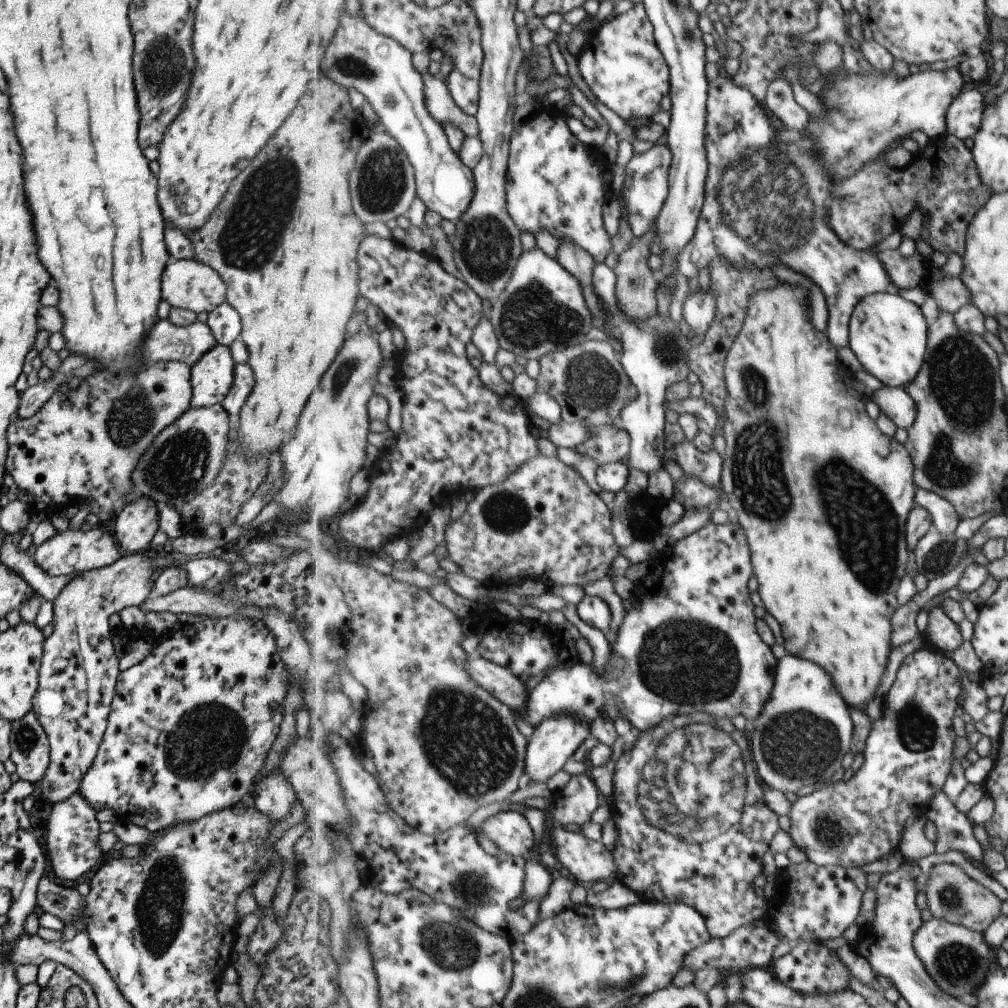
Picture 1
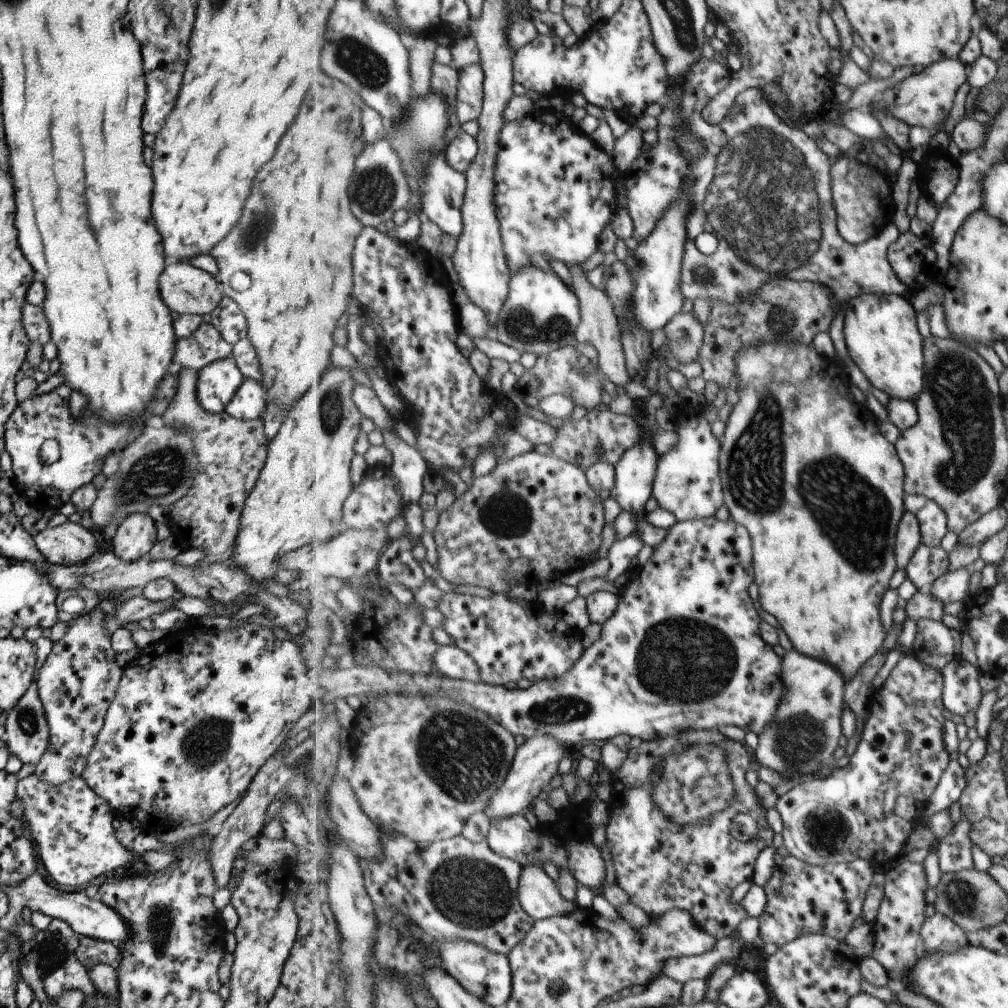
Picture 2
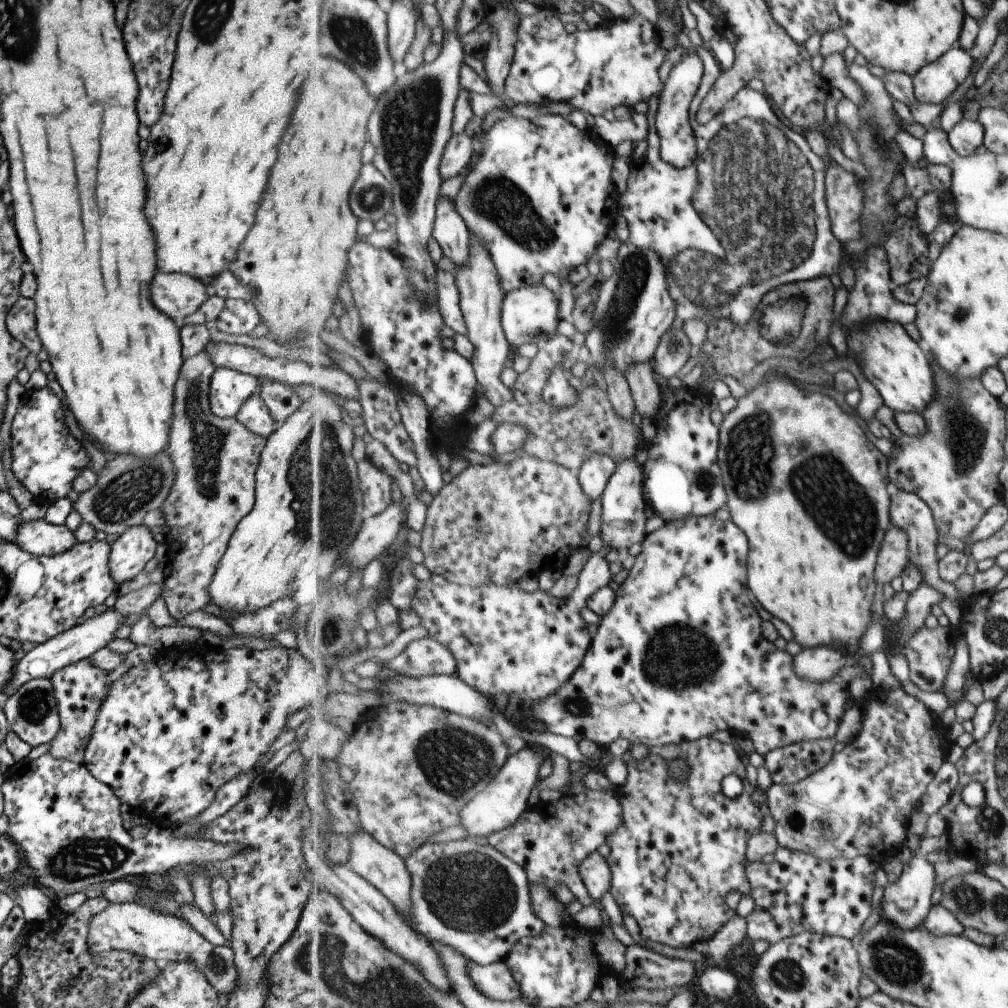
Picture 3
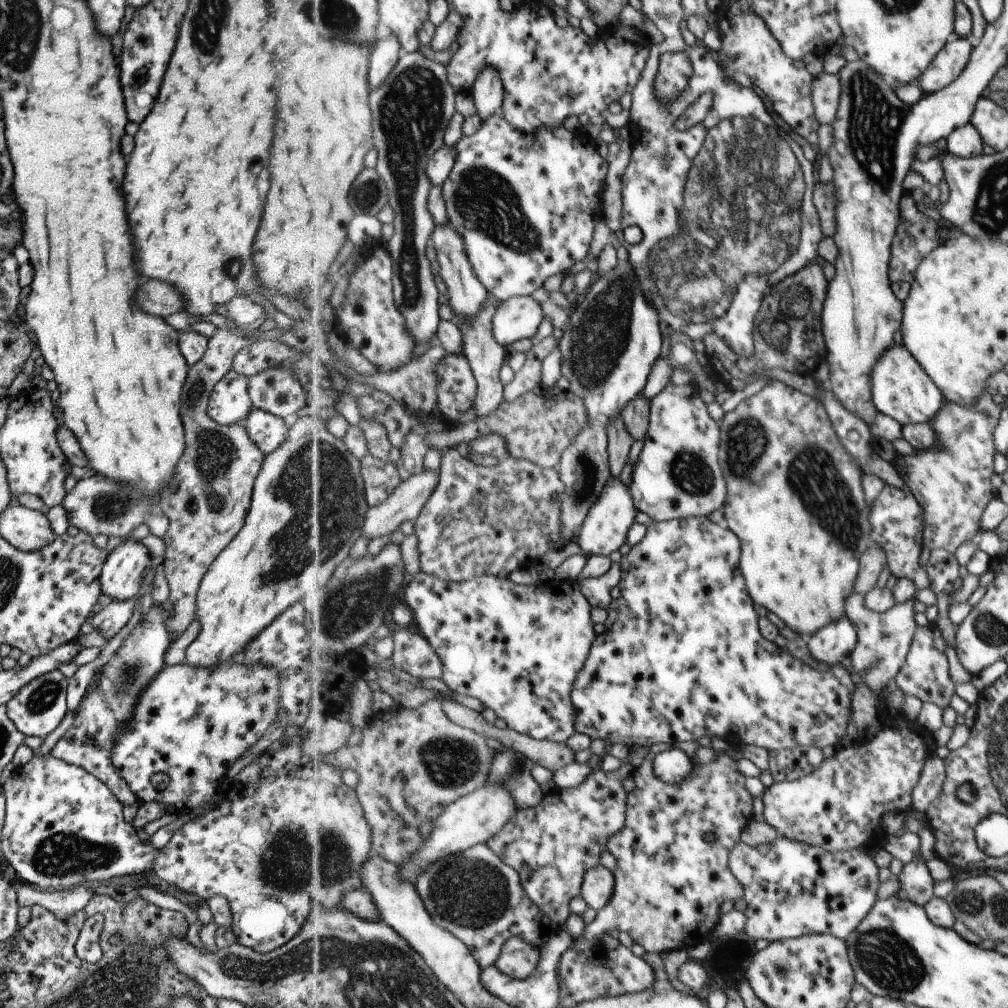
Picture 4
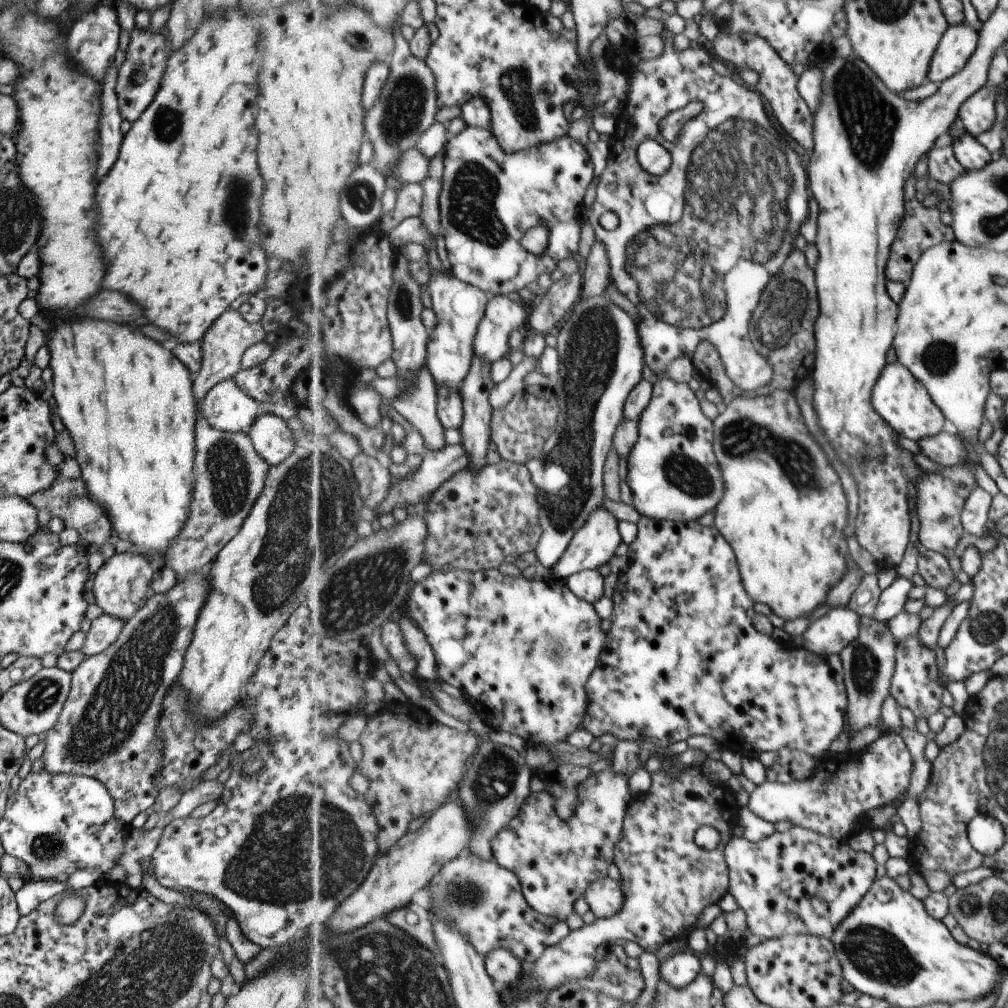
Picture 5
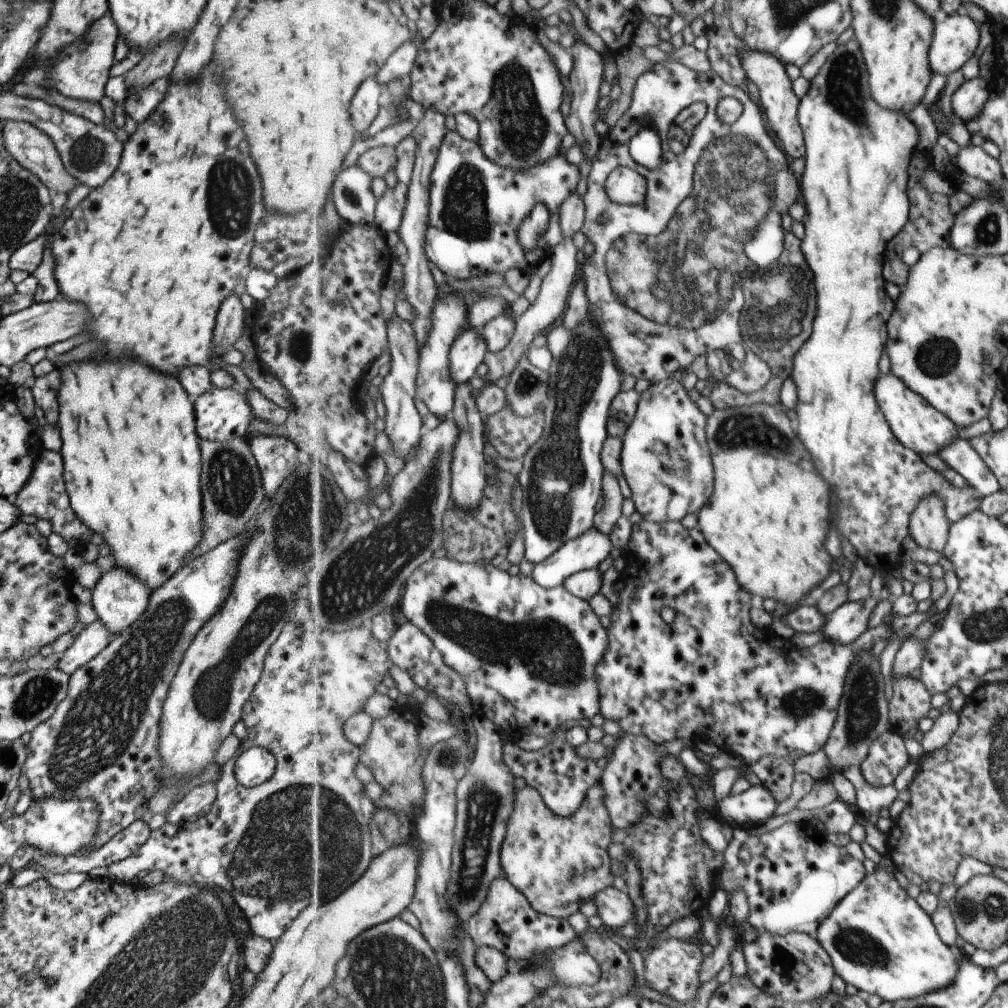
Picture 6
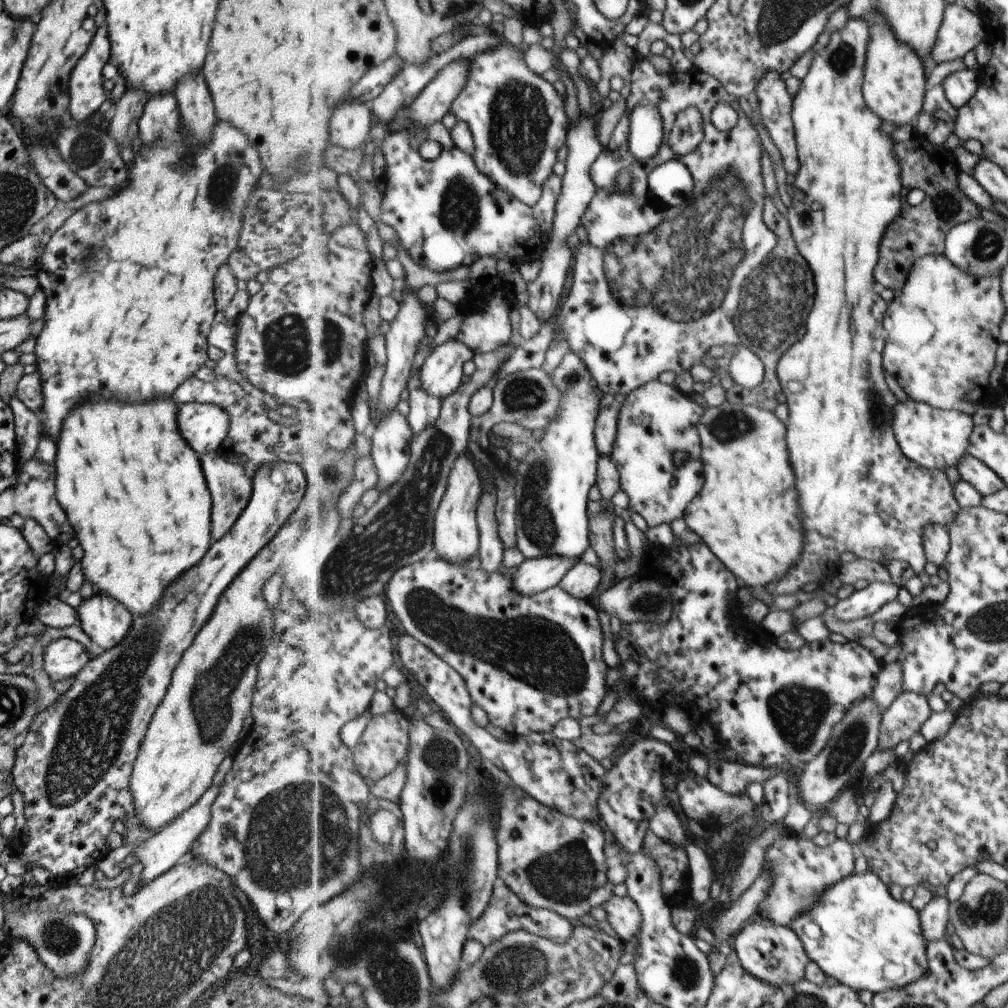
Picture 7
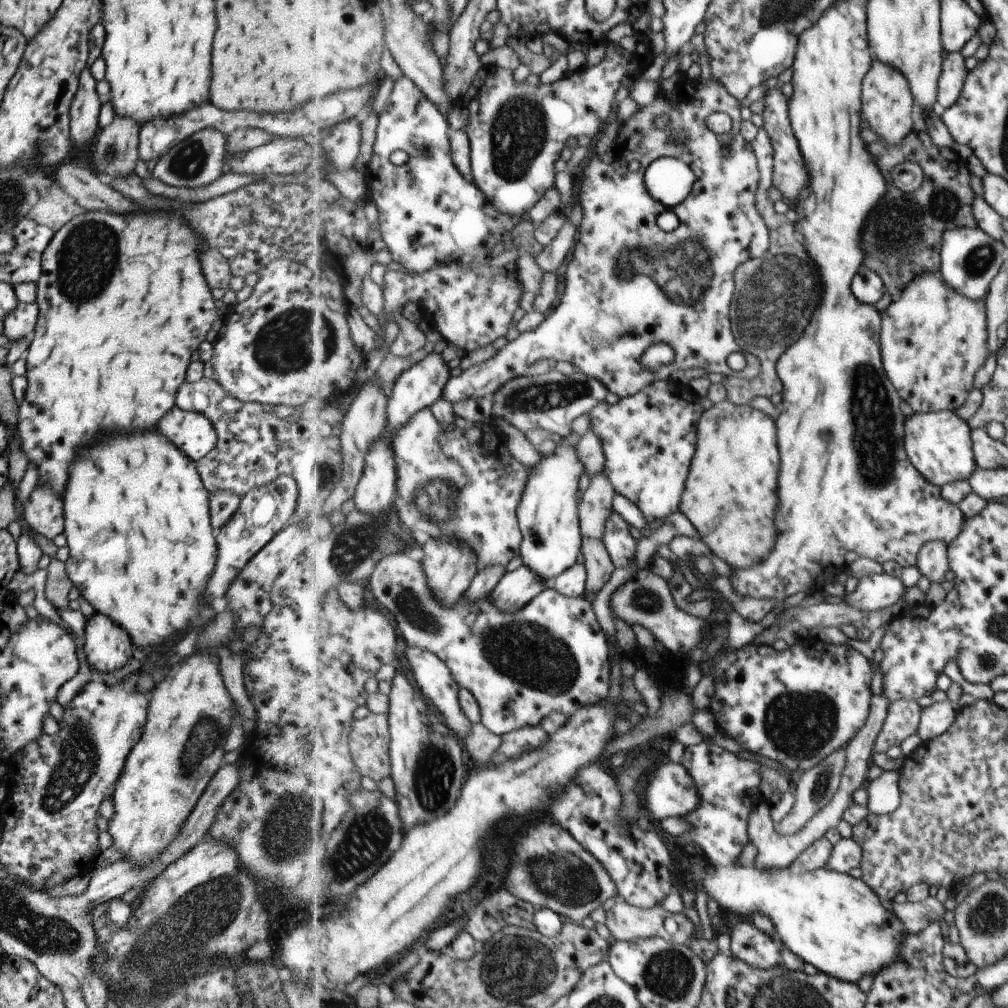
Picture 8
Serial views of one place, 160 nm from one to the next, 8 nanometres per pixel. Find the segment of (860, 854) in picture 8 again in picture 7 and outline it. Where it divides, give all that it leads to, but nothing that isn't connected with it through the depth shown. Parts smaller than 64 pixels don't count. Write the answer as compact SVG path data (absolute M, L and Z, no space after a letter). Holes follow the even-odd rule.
M785 834L773 843L761 856L765 869L772 872L774 885L769 895L760 904L759 914L762 919L771 919L775 924L789 927L801 915L810 913L812 908L822 899L826 889L833 887L840 880L846 879L855 872L856 854L852 842L838 839L827 847L819 847L811 840L795 838L797 834ZM789 836L789 838L787 838ZM789 854L789 864L787 864ZM787 870L789 870L789 892L791 902L787 902Z

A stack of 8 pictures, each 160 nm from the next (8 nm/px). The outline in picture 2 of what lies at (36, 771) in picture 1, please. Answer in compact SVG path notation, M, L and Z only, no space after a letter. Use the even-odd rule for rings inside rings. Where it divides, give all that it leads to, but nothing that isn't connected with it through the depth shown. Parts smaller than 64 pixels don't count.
M33 680L13 708L5 712L3 741L22 764L37 764L46 751L49 735Z

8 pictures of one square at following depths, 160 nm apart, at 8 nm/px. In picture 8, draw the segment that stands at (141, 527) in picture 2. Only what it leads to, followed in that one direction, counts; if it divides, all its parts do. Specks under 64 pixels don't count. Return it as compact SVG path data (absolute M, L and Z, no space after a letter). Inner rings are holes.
M93 613L84 624L80 642L82 661L97 672L112 672L132 656L130 636L115 621L101 613Z

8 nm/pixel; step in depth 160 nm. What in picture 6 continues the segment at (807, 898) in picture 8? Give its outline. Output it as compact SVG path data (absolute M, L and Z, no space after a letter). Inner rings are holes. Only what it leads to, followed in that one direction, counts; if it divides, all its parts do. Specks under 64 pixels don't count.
M881 864L875 865L873 874L868 874L866 879L838 904L831 916L822 922L815 937L823 948L830 952L840 978L855 986L864 995L876 994L887 1002L919 999L930 992L950 988L958 978L962 958L966 958L962 951L952 949L941 938L932 915L917 899L911 898L905 887L895 878L895 874Z

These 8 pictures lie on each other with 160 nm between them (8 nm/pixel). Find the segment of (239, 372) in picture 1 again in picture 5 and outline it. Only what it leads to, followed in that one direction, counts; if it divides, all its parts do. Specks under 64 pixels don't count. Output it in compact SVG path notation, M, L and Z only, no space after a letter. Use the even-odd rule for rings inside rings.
M261 412L247 430L251 444L268 467L285 460L292 451L294 440L286 421L272 413Z

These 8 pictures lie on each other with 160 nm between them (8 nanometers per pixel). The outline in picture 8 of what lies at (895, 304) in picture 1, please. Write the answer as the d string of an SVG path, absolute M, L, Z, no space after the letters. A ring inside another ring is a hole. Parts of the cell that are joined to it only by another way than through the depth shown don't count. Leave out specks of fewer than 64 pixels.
M949 409L915 413L906 417L905 440L909 460L923 473L928 481L943 488L955 481L967 481L975 472L977 461L974 453L973 429L963 417Z

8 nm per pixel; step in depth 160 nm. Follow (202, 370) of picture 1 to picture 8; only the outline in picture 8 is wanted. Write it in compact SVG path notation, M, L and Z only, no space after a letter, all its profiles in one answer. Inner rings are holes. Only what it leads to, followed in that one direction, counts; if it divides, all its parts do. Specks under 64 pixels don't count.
M175 404L159 420L157 430L195 463L216 445L216 432L211 421L203 414L181 410Z

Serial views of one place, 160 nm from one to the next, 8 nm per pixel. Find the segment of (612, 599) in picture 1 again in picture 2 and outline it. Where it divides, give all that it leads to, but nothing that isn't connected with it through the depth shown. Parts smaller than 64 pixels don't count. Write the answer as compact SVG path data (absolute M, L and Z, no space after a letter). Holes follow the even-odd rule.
M639 530L633 531L624 539L615 540L607 551L606 558L609 561L609 569L605 579L613 581L617 580L619 576L625 575L631 568L633 558L643 550L645 544Z

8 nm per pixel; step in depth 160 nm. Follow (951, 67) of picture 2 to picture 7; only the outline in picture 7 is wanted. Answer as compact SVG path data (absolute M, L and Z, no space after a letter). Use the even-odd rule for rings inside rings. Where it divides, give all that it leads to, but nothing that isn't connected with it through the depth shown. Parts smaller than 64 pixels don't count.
M960 2L948 4L938 39L932 48L936 64L965 58L983 40L983 26L977 16Z

